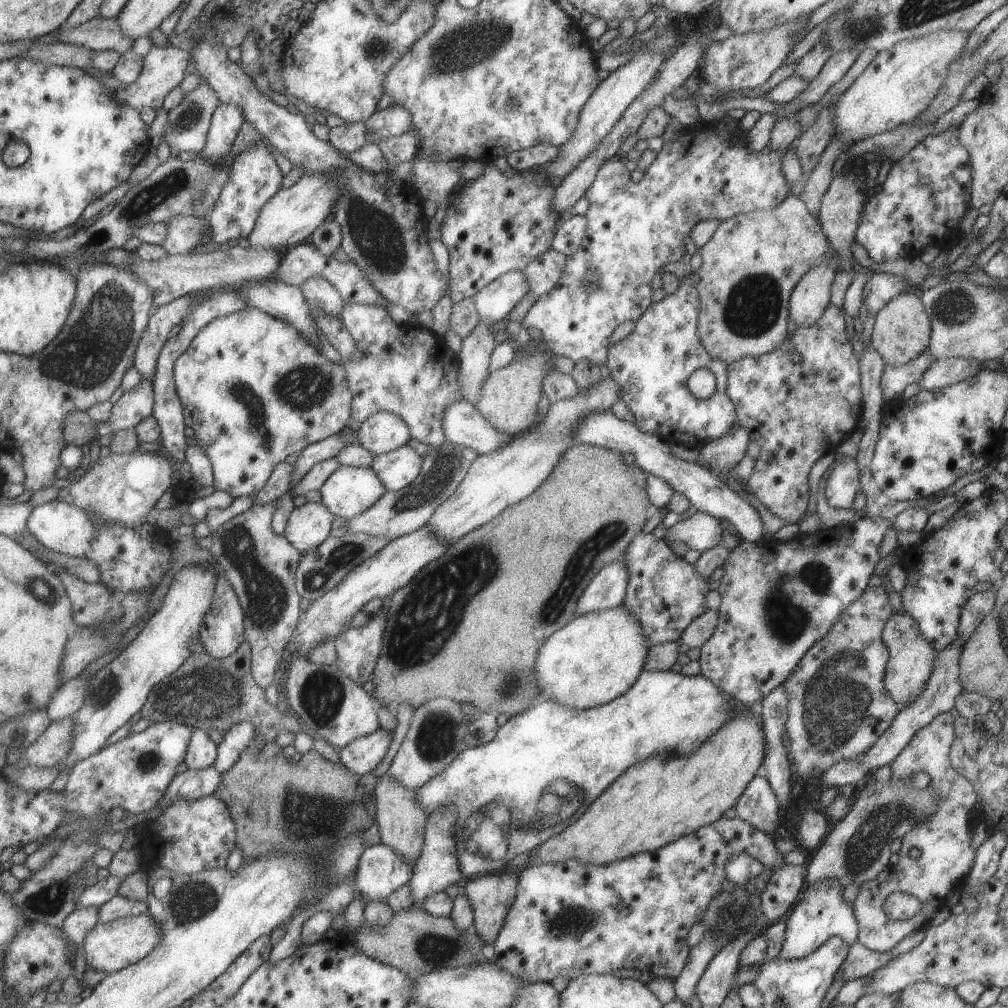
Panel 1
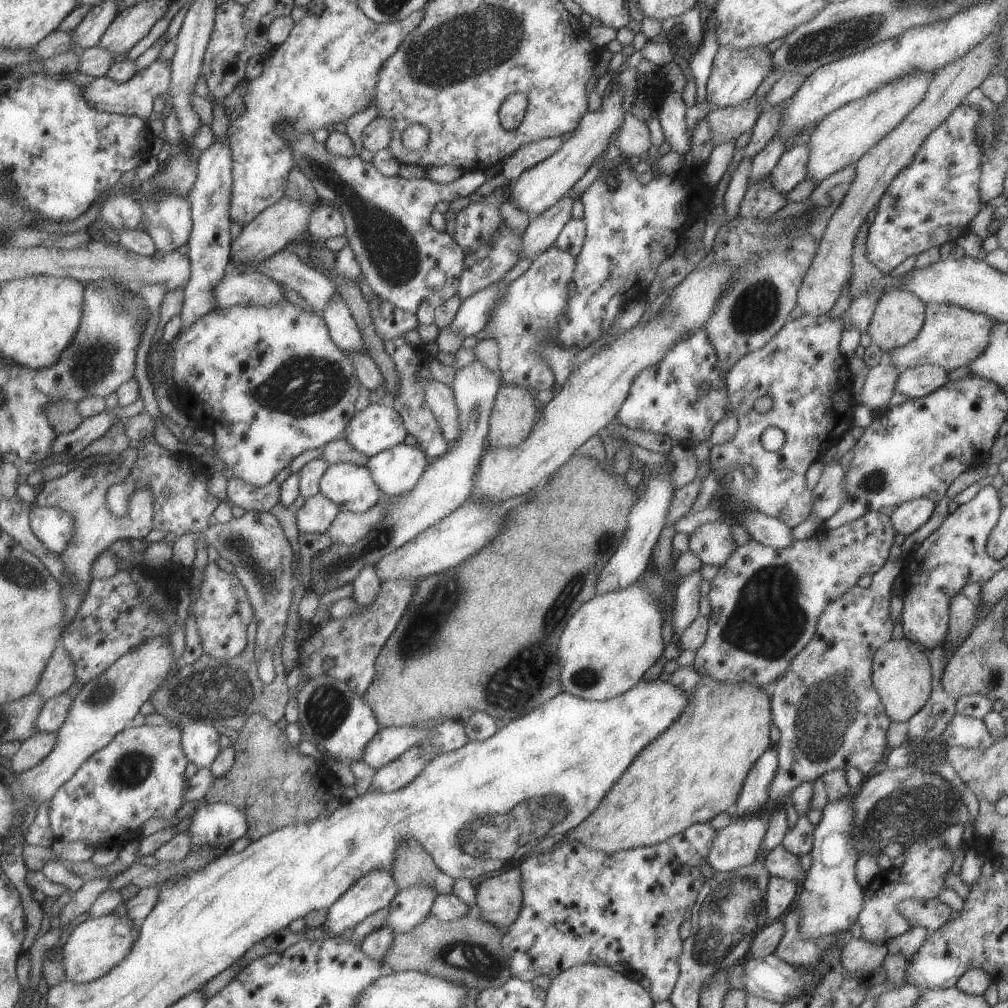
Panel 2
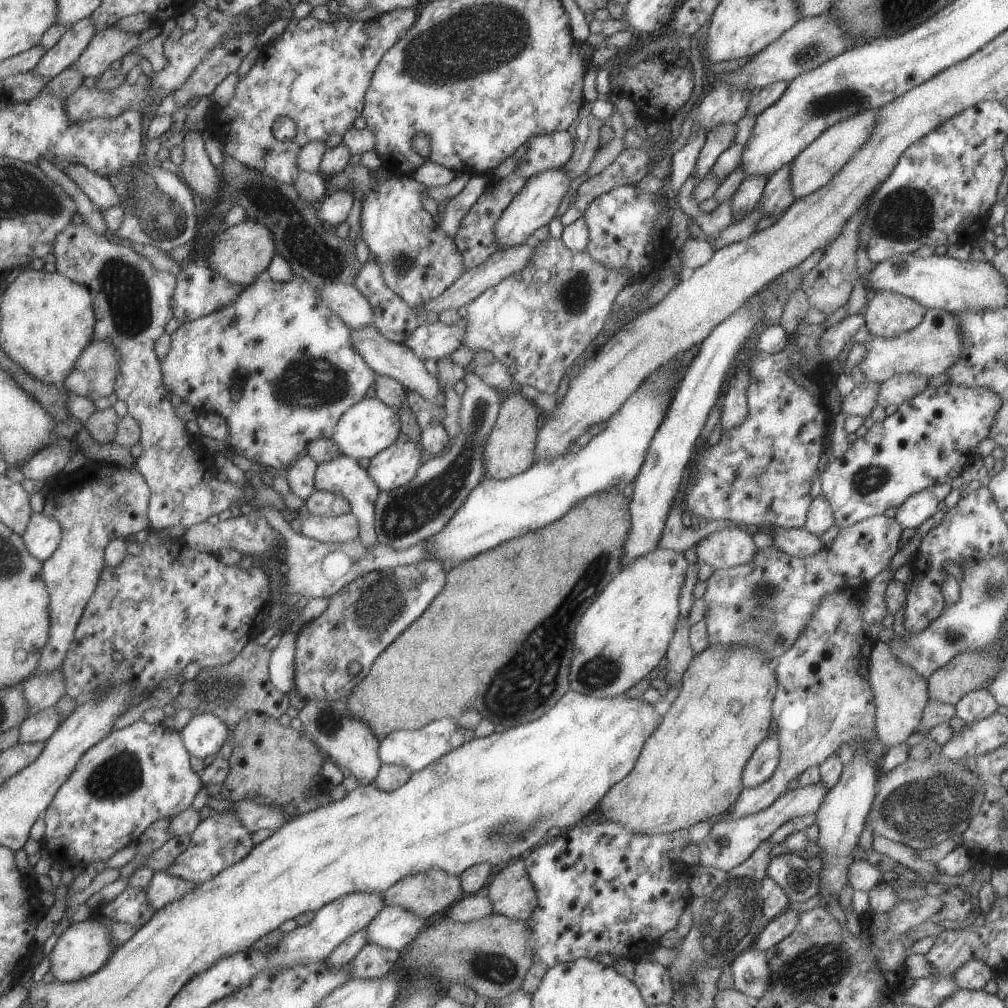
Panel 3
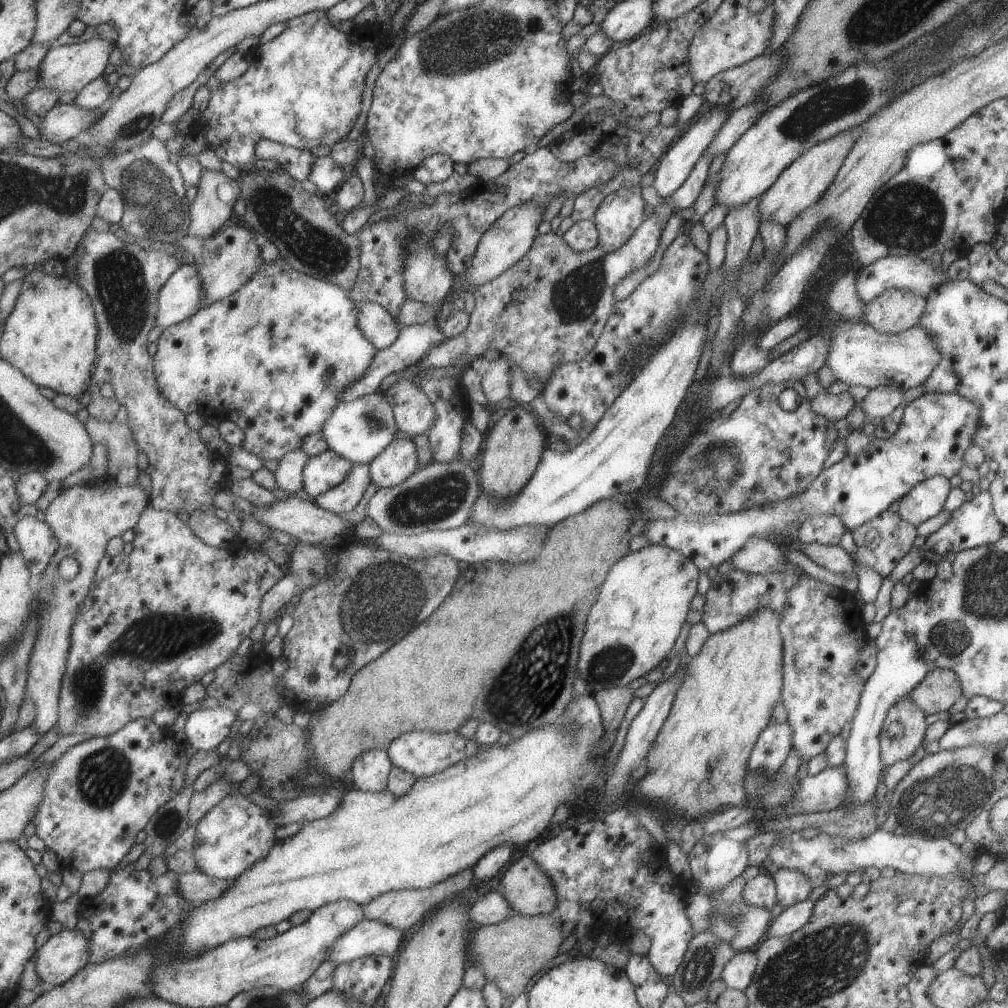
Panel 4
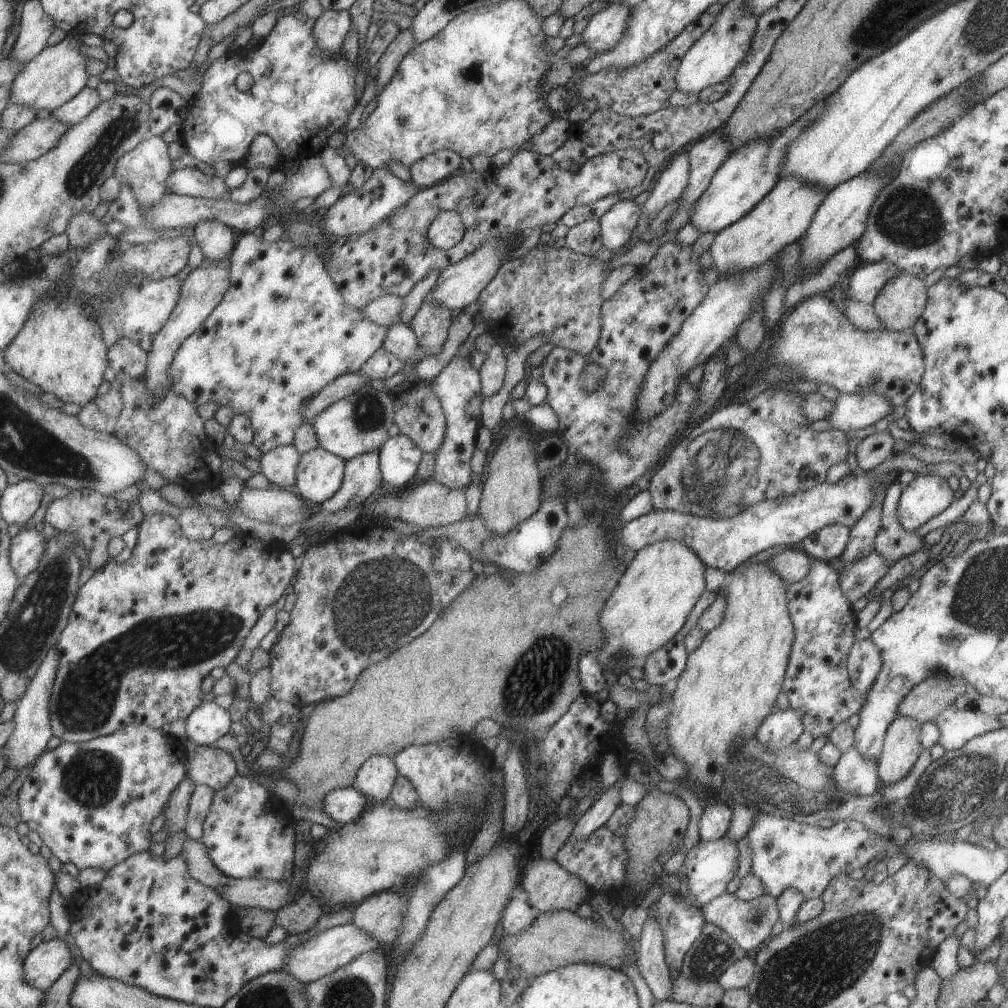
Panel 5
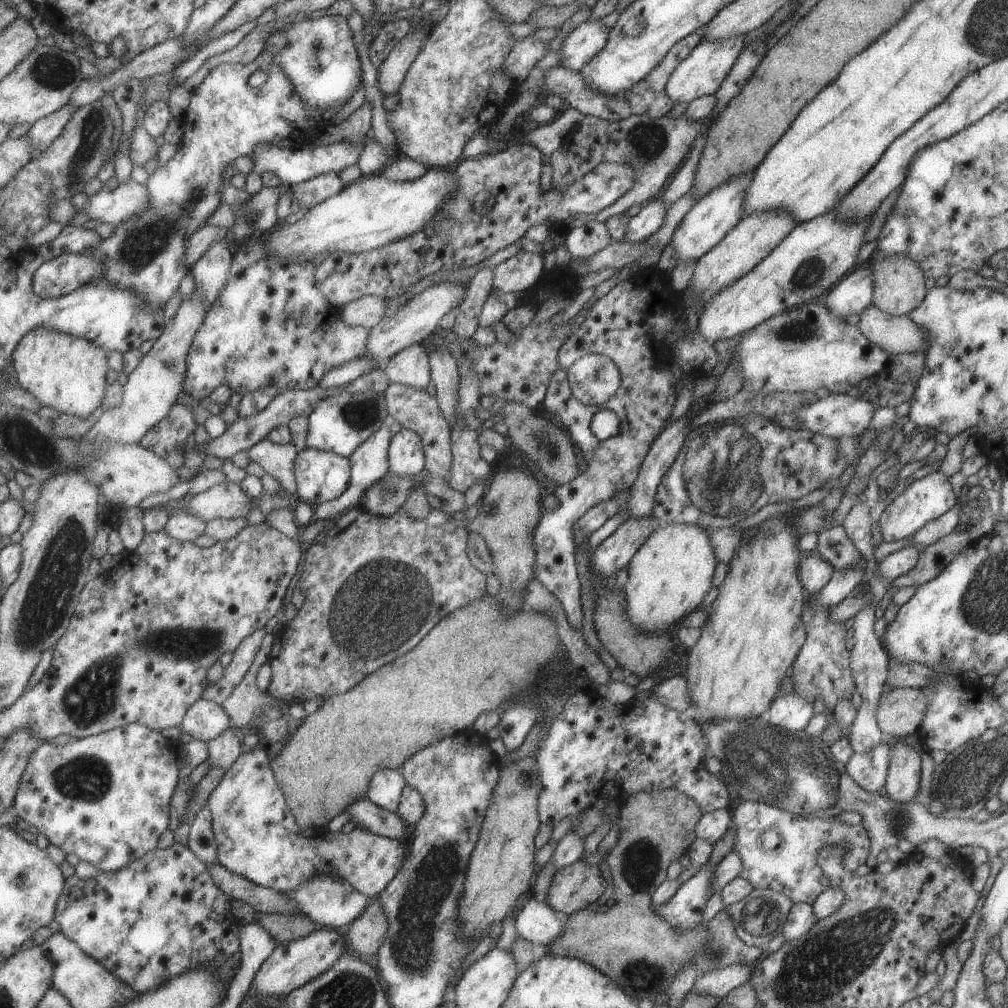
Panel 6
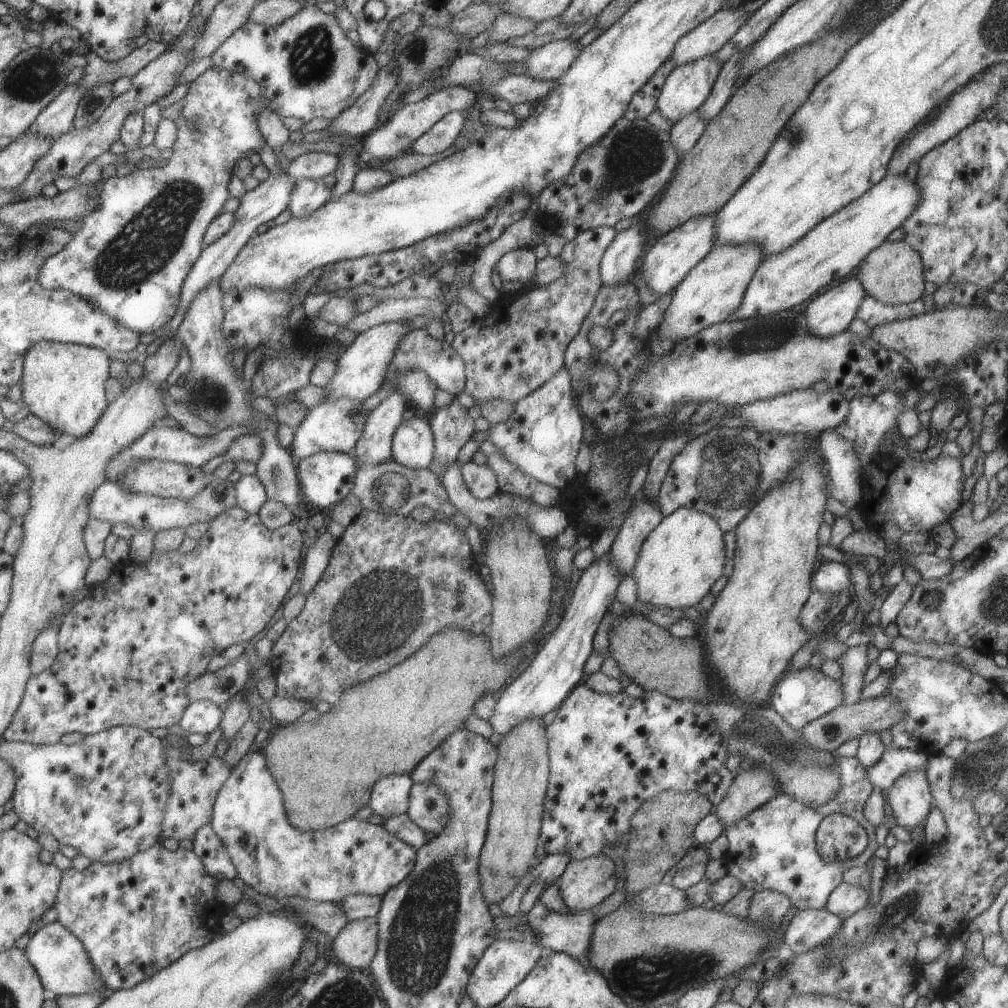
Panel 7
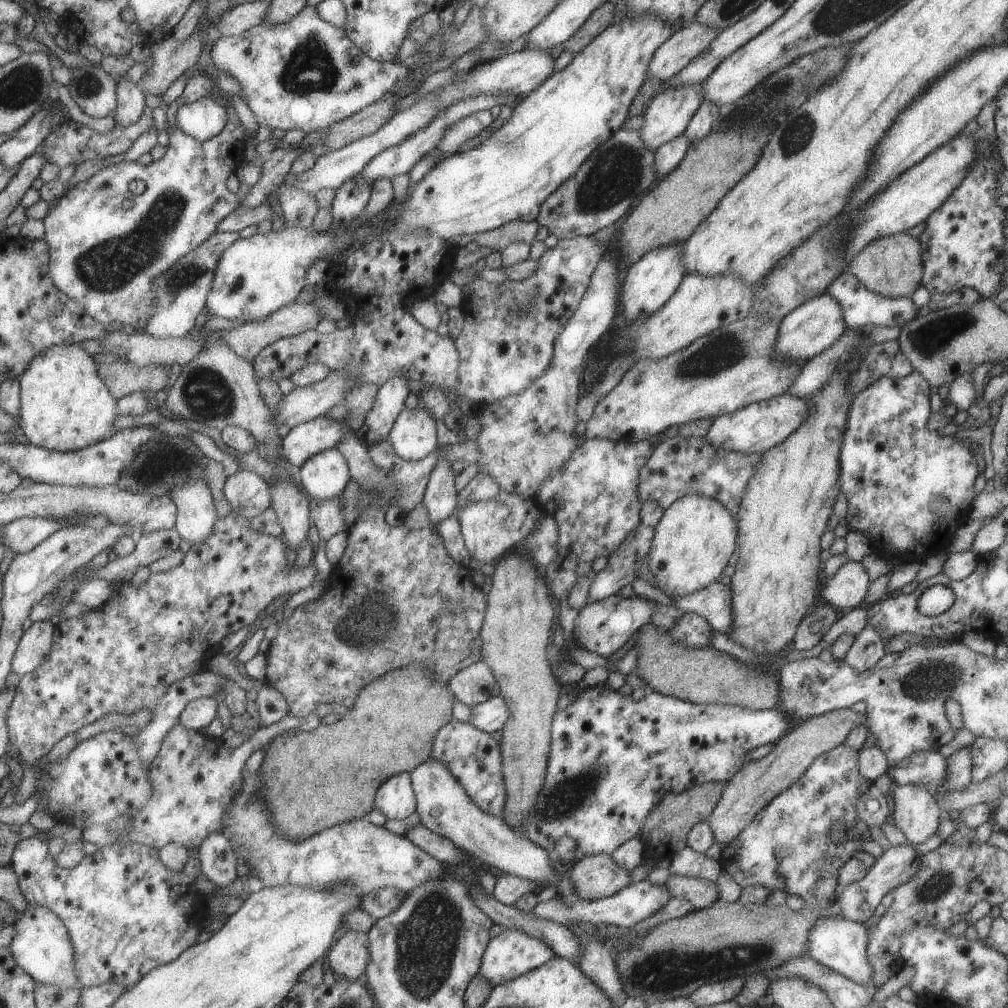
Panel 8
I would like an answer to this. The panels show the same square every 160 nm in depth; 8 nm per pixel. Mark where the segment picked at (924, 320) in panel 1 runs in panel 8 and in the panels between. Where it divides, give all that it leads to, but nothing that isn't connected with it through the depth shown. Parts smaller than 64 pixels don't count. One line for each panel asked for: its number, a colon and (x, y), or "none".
2: (898, 316)
3: (887, 314)
4: (895, 310)
5: (900, 302)
6: (898, 285)
7: (891, 273)
8: (891, 266)

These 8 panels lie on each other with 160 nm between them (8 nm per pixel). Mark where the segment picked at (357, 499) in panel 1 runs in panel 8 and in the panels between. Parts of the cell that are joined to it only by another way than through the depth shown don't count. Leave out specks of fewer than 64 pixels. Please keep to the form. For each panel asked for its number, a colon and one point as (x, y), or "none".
2: (350, 486)
3: (342, 476)
4: (325, 470)
5: (318, 475)
6: (320, 476)
7: (325, 477)
8: (323, 476)

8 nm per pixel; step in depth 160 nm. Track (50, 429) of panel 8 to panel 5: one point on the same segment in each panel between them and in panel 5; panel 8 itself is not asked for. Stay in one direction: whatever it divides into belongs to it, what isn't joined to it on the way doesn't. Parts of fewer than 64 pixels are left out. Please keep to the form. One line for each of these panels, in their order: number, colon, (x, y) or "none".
5: (60, 349)
6: (67, 374)
7: (63, 383)

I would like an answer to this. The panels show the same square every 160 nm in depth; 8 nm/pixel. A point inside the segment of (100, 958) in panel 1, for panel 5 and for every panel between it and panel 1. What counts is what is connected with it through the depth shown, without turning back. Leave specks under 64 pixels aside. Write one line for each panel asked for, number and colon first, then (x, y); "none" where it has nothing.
2: (90, 950)
3: (80, 951)
4: (65, 953)
5: (43, 966)

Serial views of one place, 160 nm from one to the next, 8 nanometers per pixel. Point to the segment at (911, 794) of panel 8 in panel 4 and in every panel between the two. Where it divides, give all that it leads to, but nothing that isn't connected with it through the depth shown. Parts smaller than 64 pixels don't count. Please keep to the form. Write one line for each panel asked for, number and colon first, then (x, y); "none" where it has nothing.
4: (903, 730)
5: (900, 750)
6: (904, 769)
7: (909, 798)

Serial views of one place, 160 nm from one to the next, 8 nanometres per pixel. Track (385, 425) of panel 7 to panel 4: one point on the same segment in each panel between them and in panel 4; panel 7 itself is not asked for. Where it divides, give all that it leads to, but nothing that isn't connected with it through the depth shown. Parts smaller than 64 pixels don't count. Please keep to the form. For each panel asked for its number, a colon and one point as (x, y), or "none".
4: (344, 497)
5: (361, 477)
6: (368, 463)

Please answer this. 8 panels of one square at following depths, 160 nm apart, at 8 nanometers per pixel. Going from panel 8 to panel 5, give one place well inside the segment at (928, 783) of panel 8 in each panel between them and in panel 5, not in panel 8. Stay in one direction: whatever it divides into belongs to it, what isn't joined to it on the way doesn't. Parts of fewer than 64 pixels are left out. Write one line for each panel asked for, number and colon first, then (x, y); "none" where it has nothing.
5: (857, 776)
6: (869, 770)
7: (893, 761)

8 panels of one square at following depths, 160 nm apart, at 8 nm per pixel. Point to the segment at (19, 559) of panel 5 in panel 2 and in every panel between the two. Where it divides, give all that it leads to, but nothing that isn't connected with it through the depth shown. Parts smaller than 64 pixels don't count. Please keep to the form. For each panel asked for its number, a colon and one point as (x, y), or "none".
2: (53, 527)
3: (41, 536)
4: (38, 544)

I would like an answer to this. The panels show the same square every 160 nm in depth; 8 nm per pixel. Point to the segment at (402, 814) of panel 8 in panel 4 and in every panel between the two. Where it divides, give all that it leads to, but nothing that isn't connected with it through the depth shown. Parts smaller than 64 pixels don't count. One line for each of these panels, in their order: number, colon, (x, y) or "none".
4: (370, 770)
5: (375, 778)
6: (384, 790)
7: (389, 795)

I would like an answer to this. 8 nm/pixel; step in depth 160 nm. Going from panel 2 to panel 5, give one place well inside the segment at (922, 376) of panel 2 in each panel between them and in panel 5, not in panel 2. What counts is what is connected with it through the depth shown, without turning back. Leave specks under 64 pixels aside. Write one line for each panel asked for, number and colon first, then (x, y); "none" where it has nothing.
3: (894, 391)
4: (879, 402)
5: (851, 412)

